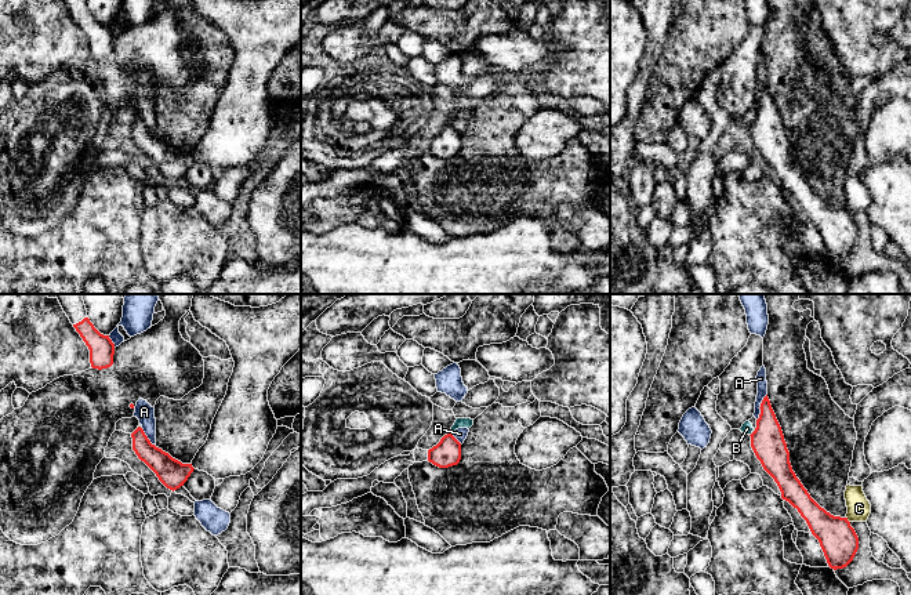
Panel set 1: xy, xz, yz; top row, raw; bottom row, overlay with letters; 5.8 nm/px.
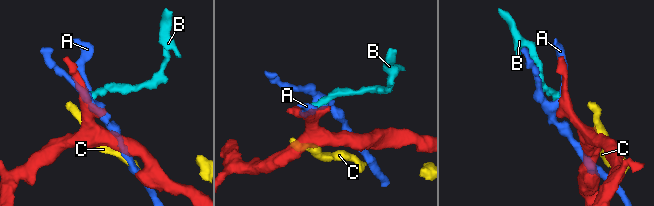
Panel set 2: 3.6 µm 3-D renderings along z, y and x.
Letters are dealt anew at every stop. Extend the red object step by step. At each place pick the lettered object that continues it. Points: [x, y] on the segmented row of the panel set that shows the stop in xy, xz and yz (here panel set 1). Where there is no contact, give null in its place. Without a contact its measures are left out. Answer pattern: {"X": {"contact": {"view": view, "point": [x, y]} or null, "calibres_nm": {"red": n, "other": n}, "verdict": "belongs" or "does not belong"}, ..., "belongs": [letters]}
{"A": {"contact": {"view": "yz", "point": [759, 407]}, "calibres_nm": {"red": 190, "other": 60}, "verdict": "does not belong"}, "B": {"contact": {"view": "yz", "point": [751, 434]}, "calibres_nm": {"red": 190, "other": 70}, "verdict": "does not belong"}, "C": {"contact": {"view": "yz", "point": [846, 519]}, "calibres_nm": {"red": 220, "other": 140}, "verdict": "does not belong"}, "belongs": []}

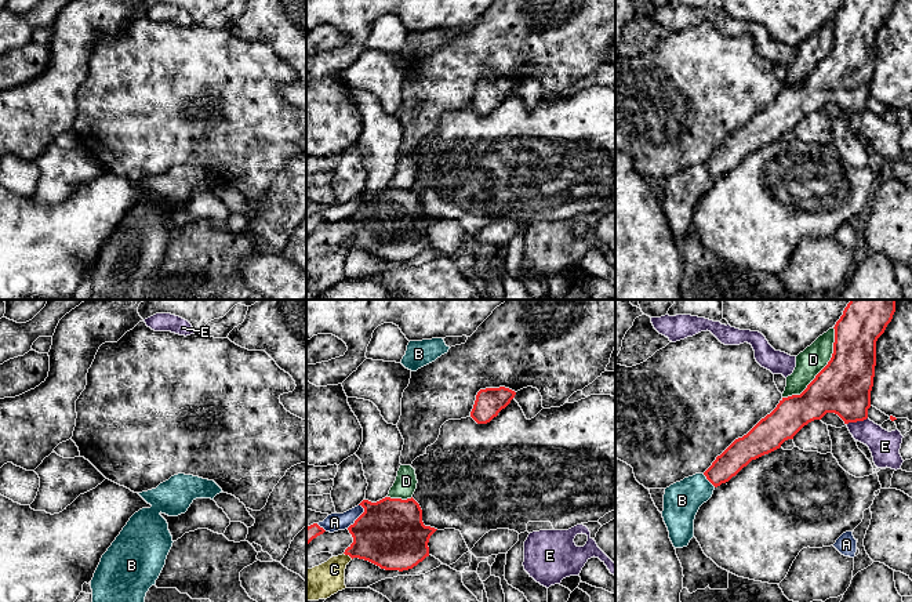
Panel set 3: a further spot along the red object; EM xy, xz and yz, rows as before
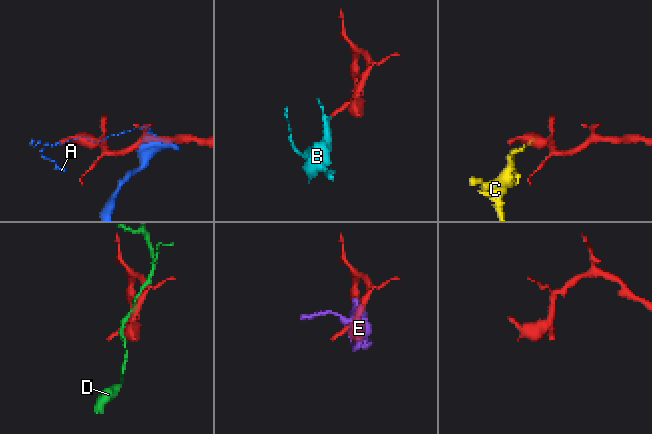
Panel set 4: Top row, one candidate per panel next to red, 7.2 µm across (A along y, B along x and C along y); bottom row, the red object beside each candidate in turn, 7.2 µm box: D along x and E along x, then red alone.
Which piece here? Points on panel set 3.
{"A": {"contact": {"view": "xz", "point": [359, 517]}, "calibres_nm": {"red": 400, "other": 110}, "verdict": "does not belong"}, "B": {"contact": {"view": "yz", "point": [709, 481]}, "calibres_nm": {"red": 160, "other": 220}, "verdict": "belongs"}, "C": {"contact": {"view": "xz", "point": [348, 554]}, "calibres_nm": {"red": 360, "other": 200}, "verdict": "does not belong"}, "D": {"contact": {"view": "yz", "point": [823, 369]}, "calibres_nm": {"red": 320, "other": 160}, "verdict": "does not belong"}, "E": {"contact": {"view": "yz", "point": [856, 421]}, "calibres_nm": {"red": 320, "other": 180}, "verdict": "does not belong"}, "belongs": ["B"]}

